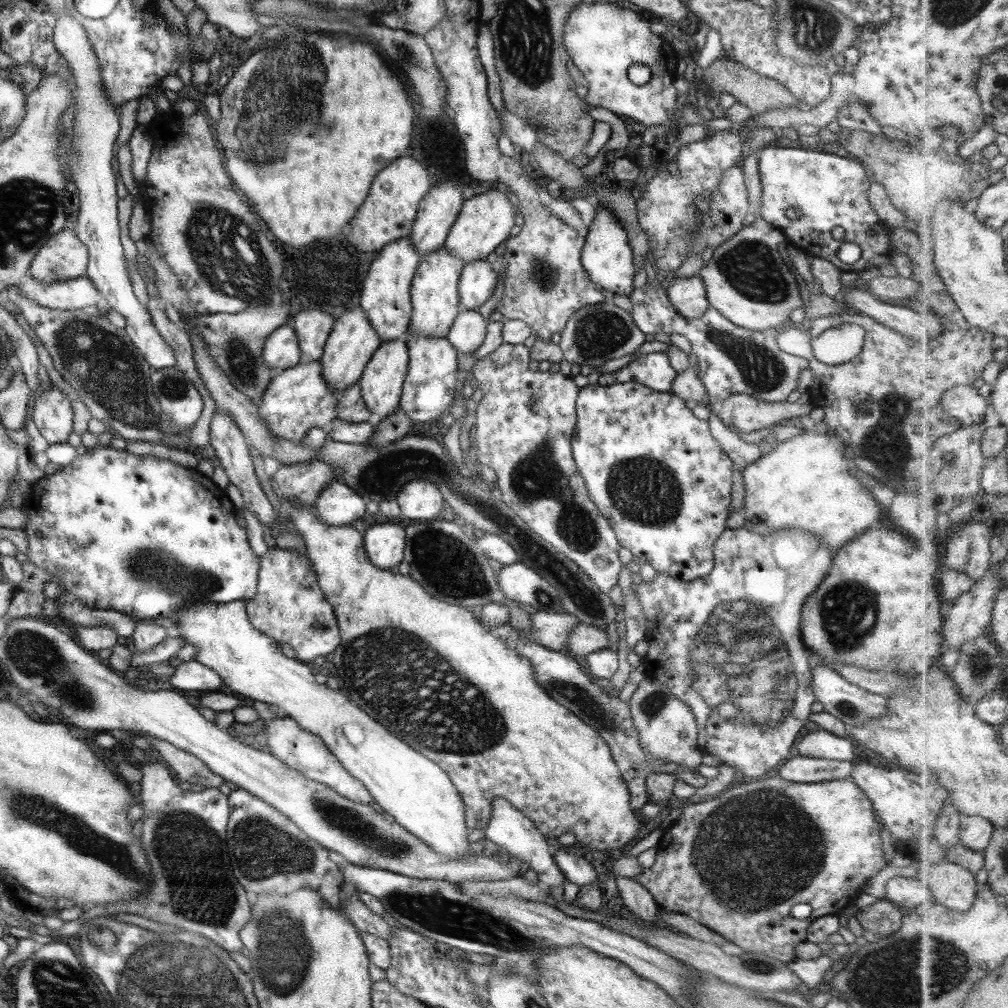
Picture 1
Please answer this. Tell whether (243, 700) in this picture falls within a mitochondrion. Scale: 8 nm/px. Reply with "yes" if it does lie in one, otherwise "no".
no

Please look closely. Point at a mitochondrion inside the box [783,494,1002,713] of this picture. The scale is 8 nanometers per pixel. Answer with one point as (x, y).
(855, 609)

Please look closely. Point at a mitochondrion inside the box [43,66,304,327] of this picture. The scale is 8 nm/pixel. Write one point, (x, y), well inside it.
(212, 235)

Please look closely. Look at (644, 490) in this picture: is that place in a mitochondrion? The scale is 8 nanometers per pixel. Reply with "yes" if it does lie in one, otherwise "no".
yes

